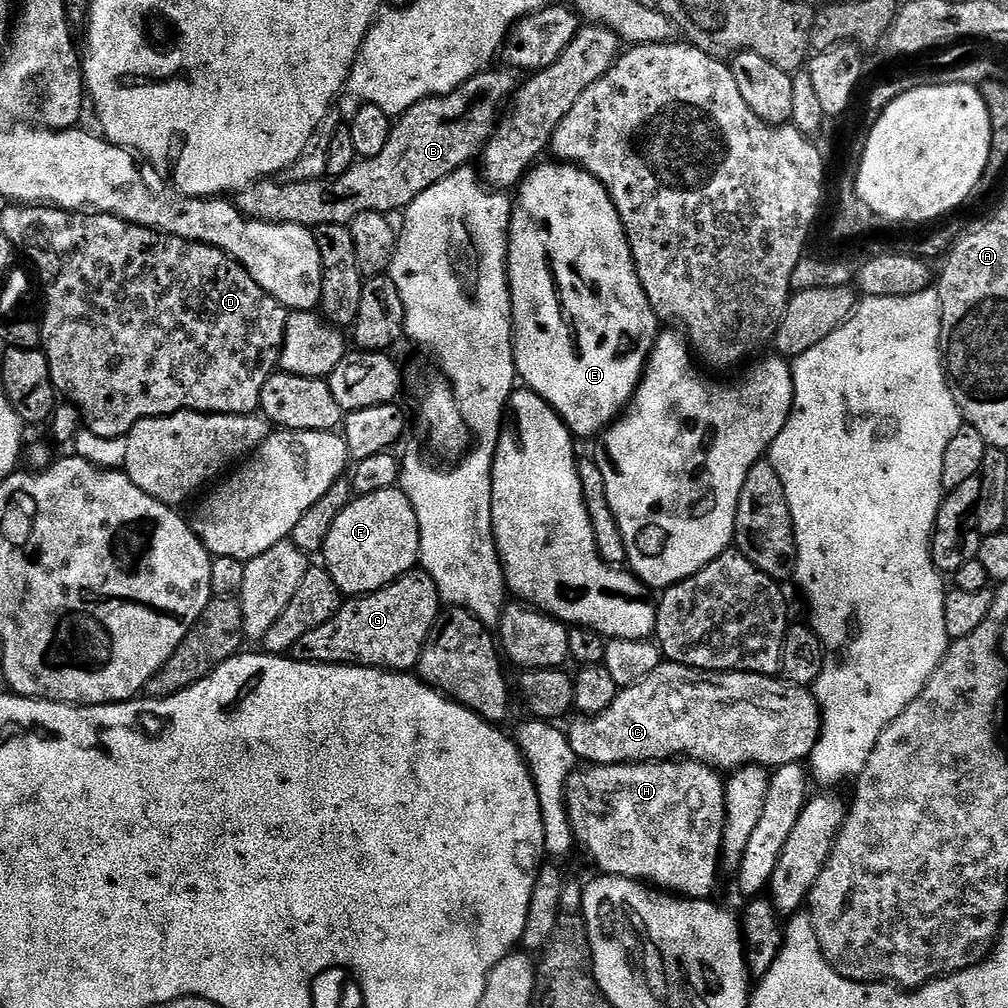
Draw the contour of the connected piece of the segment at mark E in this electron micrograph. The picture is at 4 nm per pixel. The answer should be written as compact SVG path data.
M540 162L520 181L514 196L512 224L508 227L508 288L512 292L512 349L516 363L517 377L564 419L564 425L572 431L573 437L588 440L599 437L604 429L617 419L631 404L636 394L636 387L648 367L648 356L658 335L658 317L646 298L646 290L642 290L642 282L636 273L632 261L632 251L626 238L626 230L622 226L622 218L614 206L608 191L584 168L563 162Z

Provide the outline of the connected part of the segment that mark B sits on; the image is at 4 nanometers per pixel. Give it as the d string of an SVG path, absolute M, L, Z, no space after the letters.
M499 66L489 67L487 70L479 72L474 78L470 78L466 82L462 82L462 86L458 86L450 94L445 96L431 96L422 102L418 102L414 106L410 106L410 110L406 110L392 125L392 133L386 142L386 147L378 153L374 154L374 158L365 160L363 158L357 159L356 165L350 170L346 170L346 174L341 176L334 176L325 178L323 180L311 180L310 182L294 182L293 184L277 184L275 179L269 178L260 180L257 184L252 184L249 188L243 188L241 192L235 197L234 203L238 209L241 217L249 220L261 220L267 224L297 224L303 228L311 228L313 230L326 226L327 224L347 224L351 225L354 218L358 218L358 214L363 212L382 212L385 214L392 214L395 208L399 210L407 209L410 202L414 202L414 198L418 198L418 194L422 194L422 190L426 190L430 186L434 186L434 182L442 182L442 178L446 178L450 174L454 174L460 168L467 168L479 157L480 151L486 146L486 142L494 134L496 125L500 122L500 117L505 111L506 105L511 101L517 87L518 79L516 80L517 73L509 70L507 67Z

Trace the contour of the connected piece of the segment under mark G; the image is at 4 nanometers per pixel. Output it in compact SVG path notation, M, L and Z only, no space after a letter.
M413 570L399 576L393 584L388 584L382 590L341 603L338 614L334 614L330 622L318 626L318 630L310 630L310 634L294 642L290 656L305 664L352 664L356 668L382 668L390 672L407 673L419 665L428 631L436 624L441 611L442 601L438 586L434 586L434 578L430 578L430 574L423 570Z

